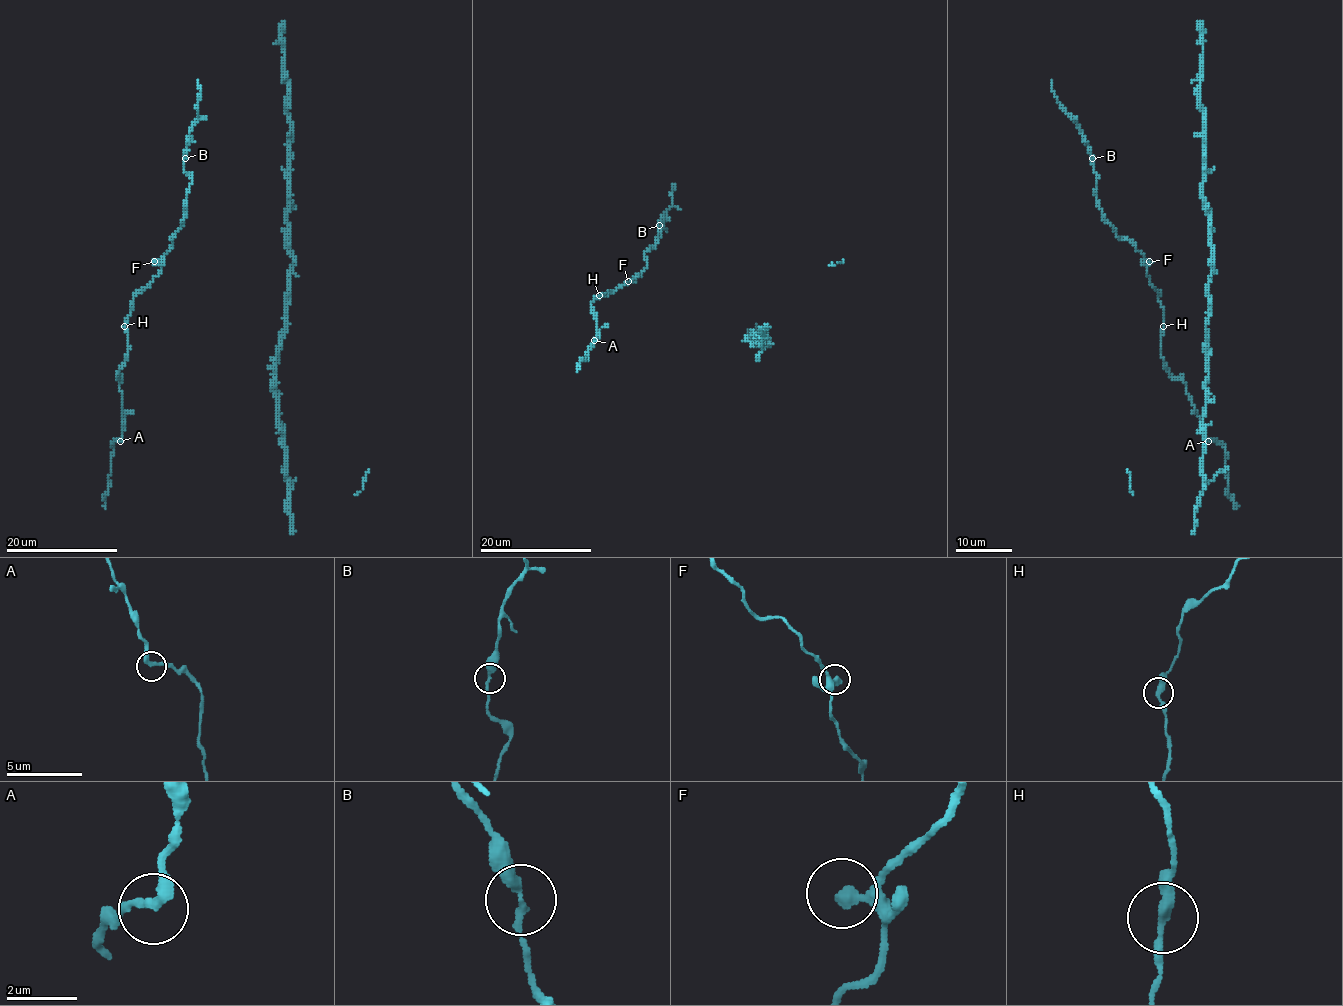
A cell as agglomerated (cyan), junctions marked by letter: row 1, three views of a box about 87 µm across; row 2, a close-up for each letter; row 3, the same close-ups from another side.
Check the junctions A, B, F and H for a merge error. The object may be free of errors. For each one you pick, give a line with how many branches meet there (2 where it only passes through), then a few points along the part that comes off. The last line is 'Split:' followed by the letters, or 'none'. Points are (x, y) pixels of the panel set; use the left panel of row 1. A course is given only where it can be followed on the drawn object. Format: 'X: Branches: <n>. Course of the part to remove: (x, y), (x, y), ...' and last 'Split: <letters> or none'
B: Branches: 2. Course of the part to remove: (184, 158), (189, 131), (198, 117), (198, 81)
Split: B

